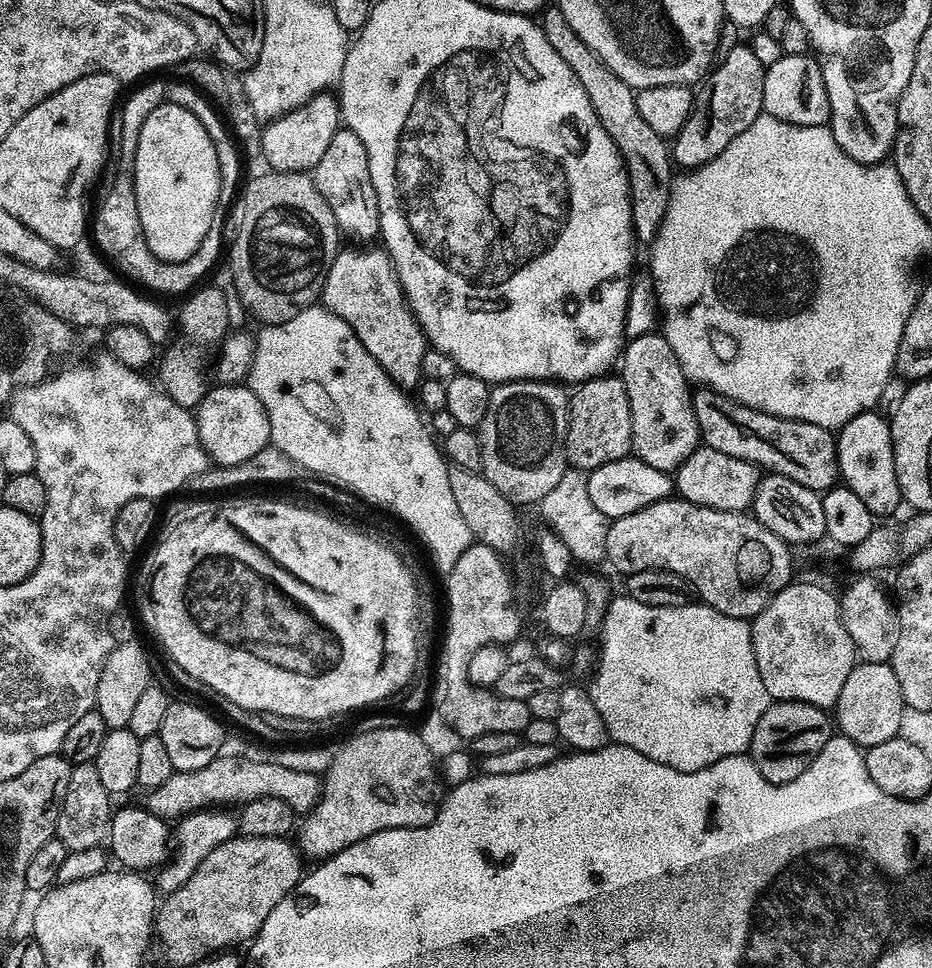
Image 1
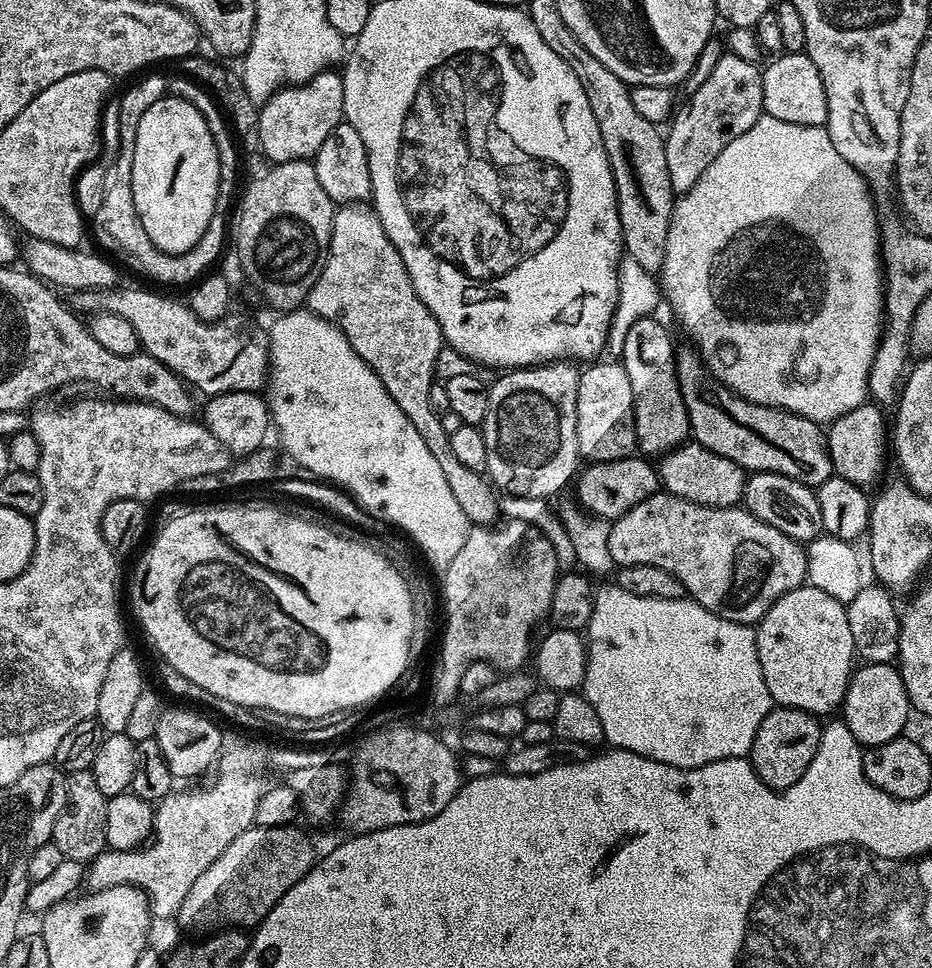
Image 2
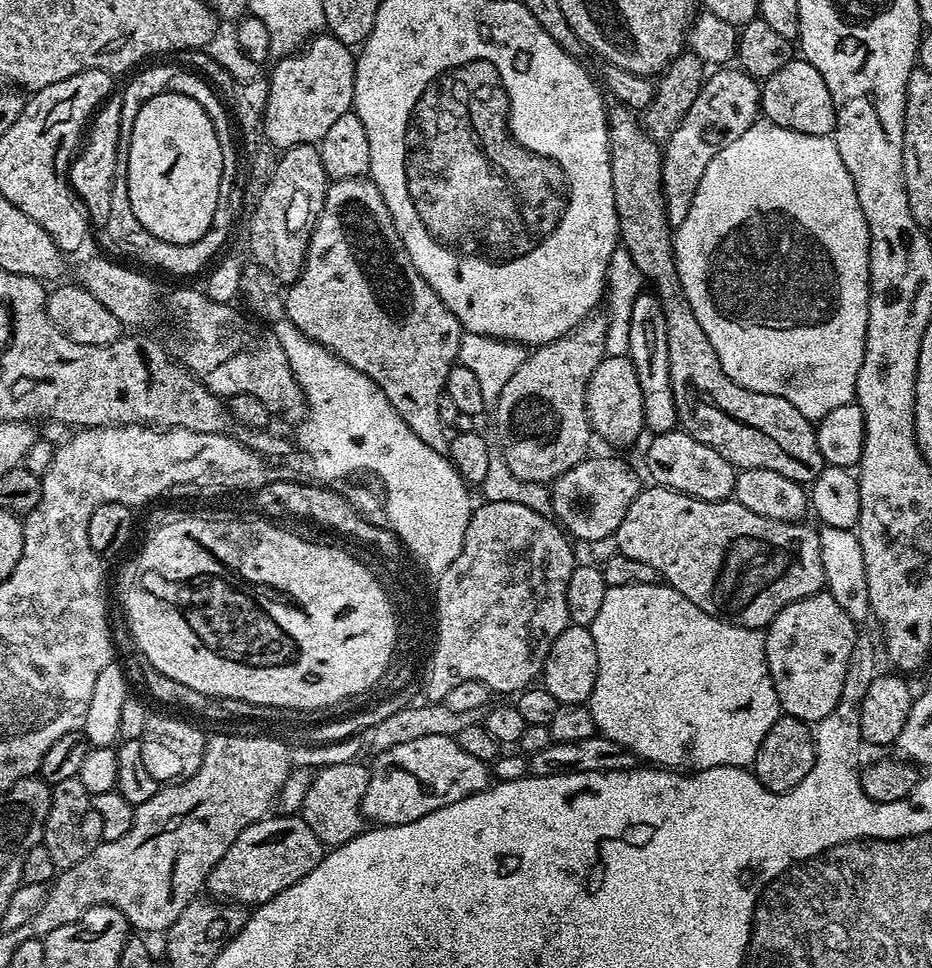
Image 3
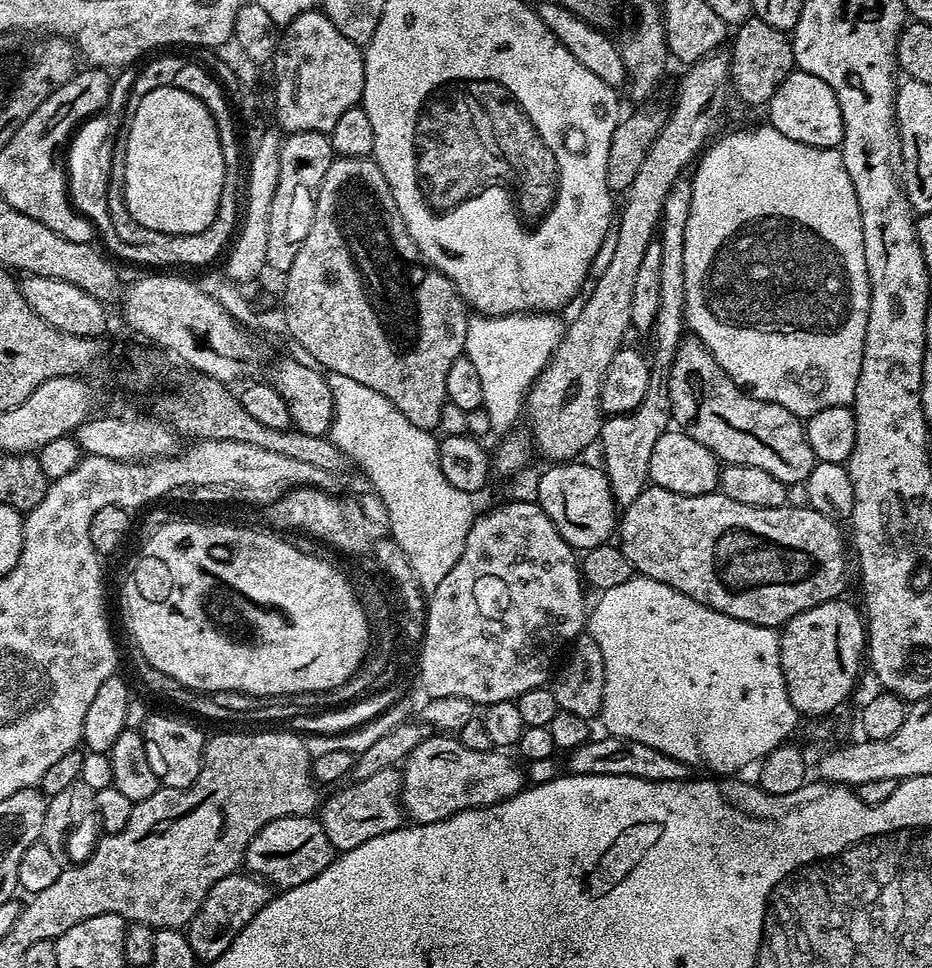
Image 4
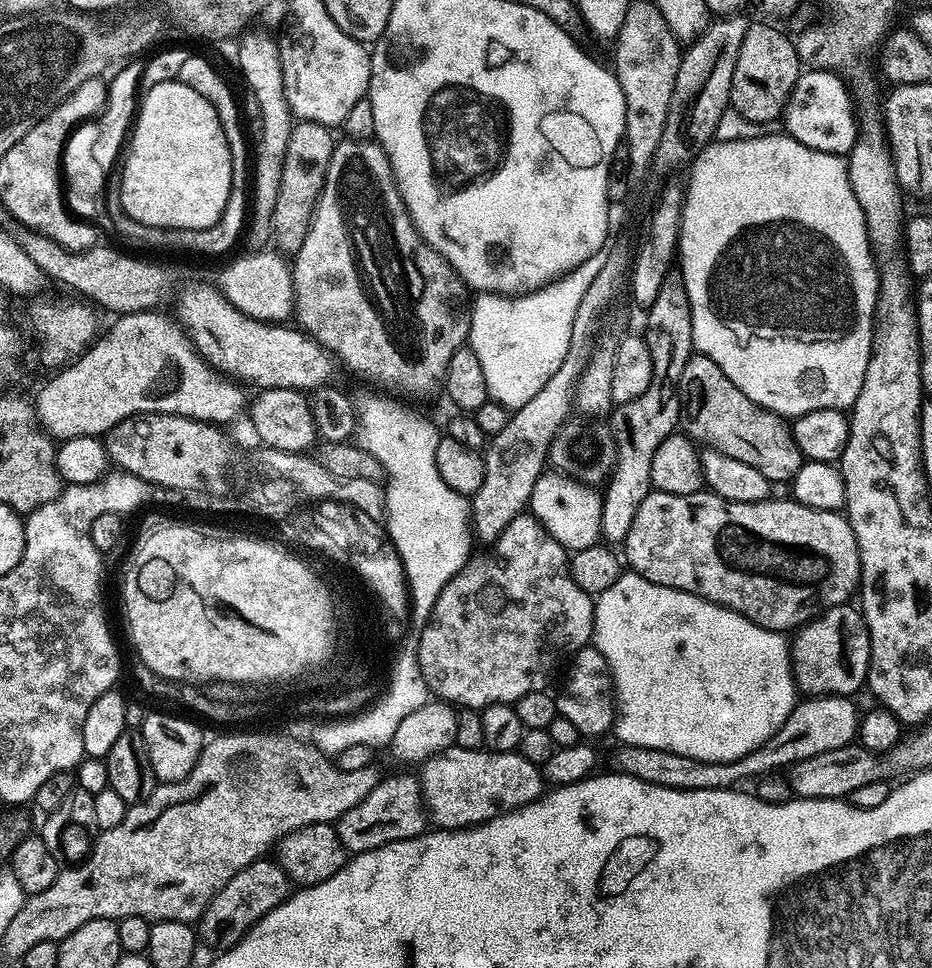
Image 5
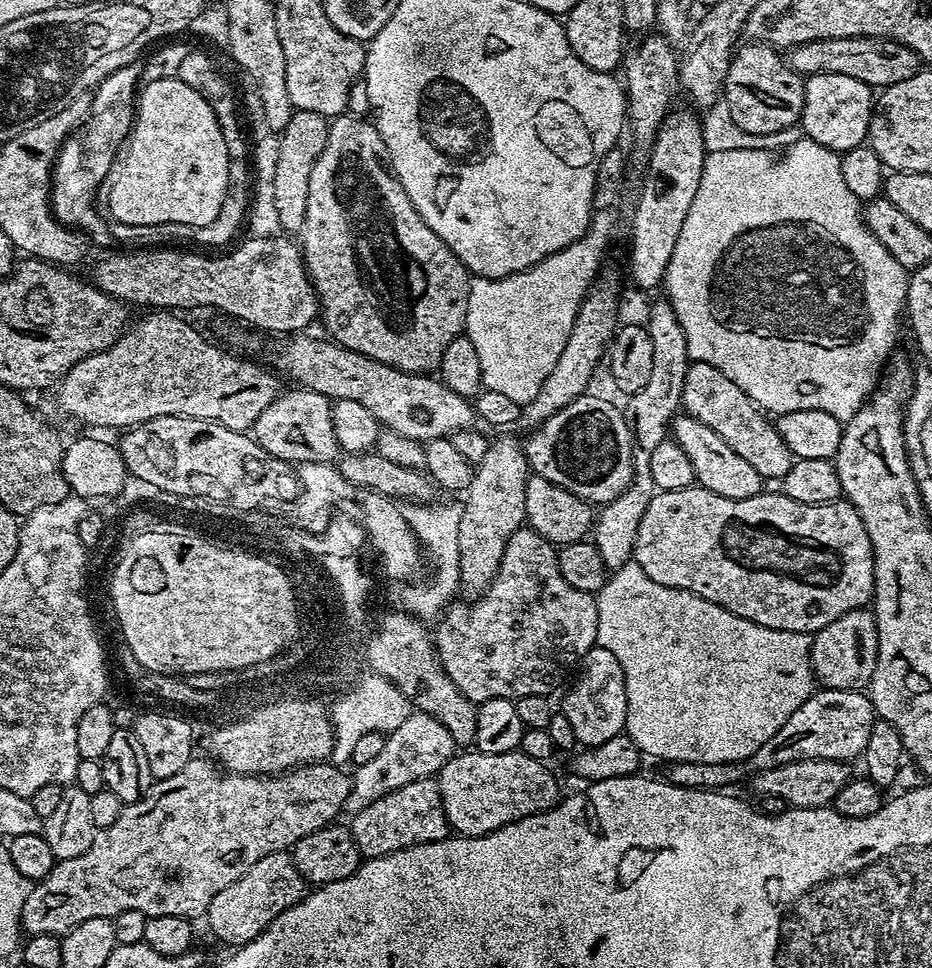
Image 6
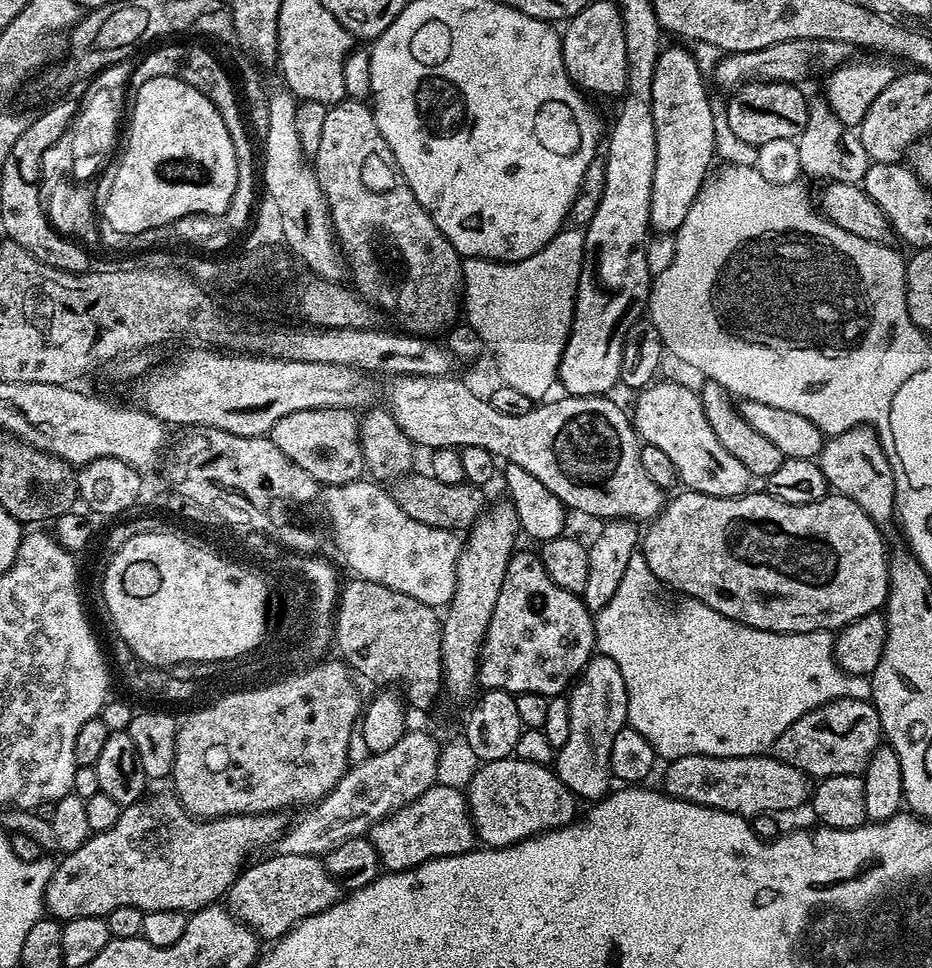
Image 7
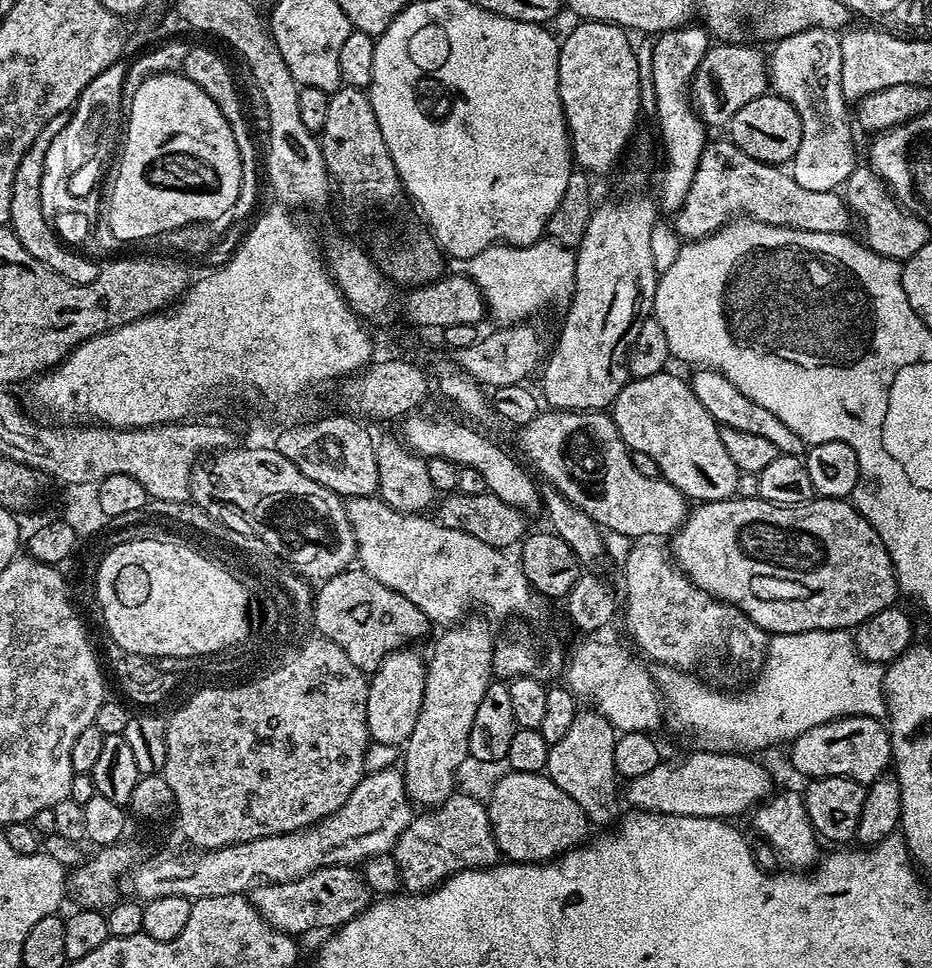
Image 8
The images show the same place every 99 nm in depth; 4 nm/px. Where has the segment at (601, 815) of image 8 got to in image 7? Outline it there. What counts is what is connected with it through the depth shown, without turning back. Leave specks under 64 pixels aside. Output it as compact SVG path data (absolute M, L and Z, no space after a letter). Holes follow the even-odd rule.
M593 654L584 671L571 685L567 698L570 706L570 738L566 738L566 746L555 753L556 777L581 801L602 800L614 784L611 747L618 732L628 724L628 691L622 670L618 670L618 662L609 656Z

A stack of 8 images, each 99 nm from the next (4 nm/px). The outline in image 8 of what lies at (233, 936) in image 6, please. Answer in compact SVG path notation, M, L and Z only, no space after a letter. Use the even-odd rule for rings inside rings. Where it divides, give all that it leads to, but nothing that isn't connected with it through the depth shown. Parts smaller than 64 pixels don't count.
M335 864L314 870L301 880L260 884L248 894L252 905L262 918L279 932L300 938L303 932L316 932L319 928L335 930L362 914L372 903L374 894L368 889L363 875L355 867Z

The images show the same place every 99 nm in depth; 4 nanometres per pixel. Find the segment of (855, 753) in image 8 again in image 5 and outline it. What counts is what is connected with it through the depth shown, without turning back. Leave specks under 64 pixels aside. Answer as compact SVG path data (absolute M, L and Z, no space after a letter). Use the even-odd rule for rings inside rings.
M814 696L801 699L786 718L784 725L766 743L734 762L698 762L694 758L686 758L686 754L670 754L670 750L654 750L650 746L617 743L616 749L608 756L607 767L622 776L678 790L736 788L739 780L744 780L747 776L761 778L799 764L806 758L814 758L814 754L826 754L826 750L838 750L853 743L858 736L858 711L856 712L852 703L846 696Z

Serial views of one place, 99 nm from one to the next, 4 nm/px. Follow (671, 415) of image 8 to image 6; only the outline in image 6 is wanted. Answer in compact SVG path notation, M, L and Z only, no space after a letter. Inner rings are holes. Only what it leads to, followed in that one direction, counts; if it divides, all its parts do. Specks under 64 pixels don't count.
M680 414L672 421L670 432L676 444L686 450L686 458L690 458L690 466L694 466L699 487L722 494L722 498L735 500L757 496L761 492L762 477L758 470L754 470L754 466L750 466L750 462L745 462L739 454L734 454L734 450L730 450L730 446L726 446L726 442L722 442L714 430L710 430L710 426L702 426L702 422L692 416Z

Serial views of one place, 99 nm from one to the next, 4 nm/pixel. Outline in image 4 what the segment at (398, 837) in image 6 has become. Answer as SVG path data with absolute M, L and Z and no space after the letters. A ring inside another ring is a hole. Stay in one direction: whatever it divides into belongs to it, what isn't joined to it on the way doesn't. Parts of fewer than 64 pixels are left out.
M396 768L378 770L378 774L370 774L370 778L337 787L333 791L337 792L329 800L327 797L323 801L318 819L326 830L326 838L330 838L333 849L349 852L370 838L378 838L378 834L390 834L402 827L406 813L404 805L400 803L400 778L401 773Z

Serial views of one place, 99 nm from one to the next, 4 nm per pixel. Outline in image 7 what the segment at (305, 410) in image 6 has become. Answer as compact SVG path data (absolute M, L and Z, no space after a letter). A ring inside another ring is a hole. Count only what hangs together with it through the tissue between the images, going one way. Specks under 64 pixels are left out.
M346 408L298 410L294 414L286 414L286 418L278 418L267 437L290 462L312 476L317 485L345 484L365 475L360 423L355 411Z

